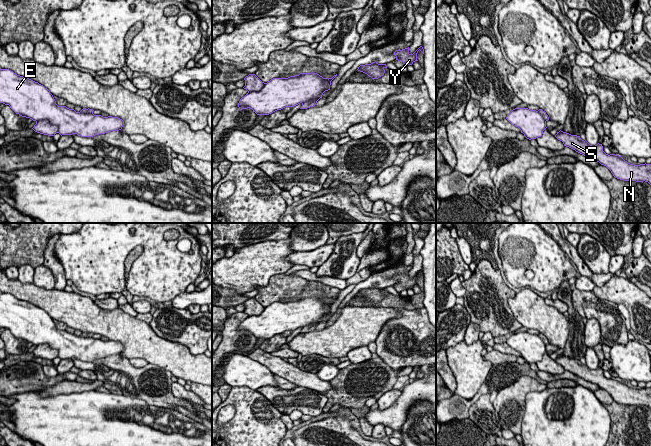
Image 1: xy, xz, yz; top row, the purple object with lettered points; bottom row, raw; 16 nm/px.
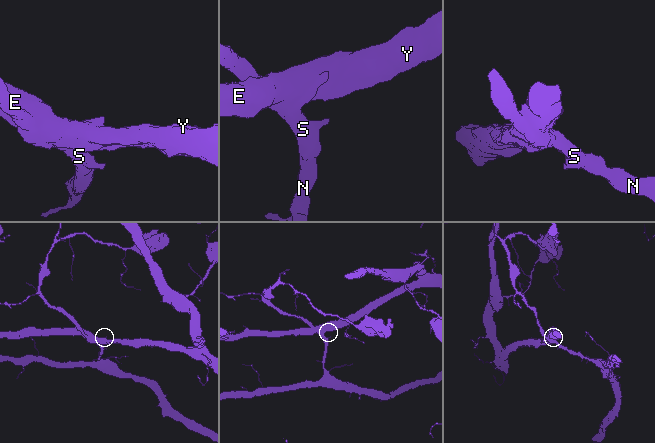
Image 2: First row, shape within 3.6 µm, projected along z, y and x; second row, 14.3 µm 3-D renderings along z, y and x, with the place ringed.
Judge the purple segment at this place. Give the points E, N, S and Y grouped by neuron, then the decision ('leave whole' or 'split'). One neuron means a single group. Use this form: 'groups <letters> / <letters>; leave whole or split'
groups E Y / N S; split

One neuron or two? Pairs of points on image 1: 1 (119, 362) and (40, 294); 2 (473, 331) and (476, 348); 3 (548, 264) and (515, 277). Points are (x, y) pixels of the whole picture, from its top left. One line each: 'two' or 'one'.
1: two
2: two
3: one

